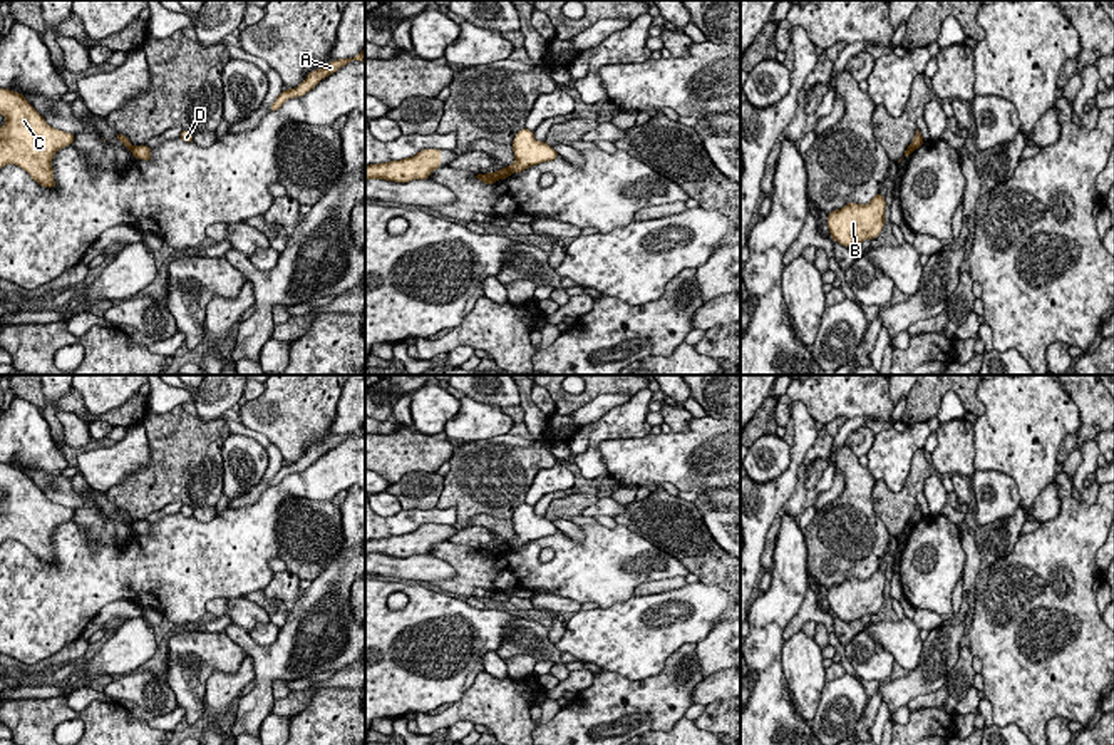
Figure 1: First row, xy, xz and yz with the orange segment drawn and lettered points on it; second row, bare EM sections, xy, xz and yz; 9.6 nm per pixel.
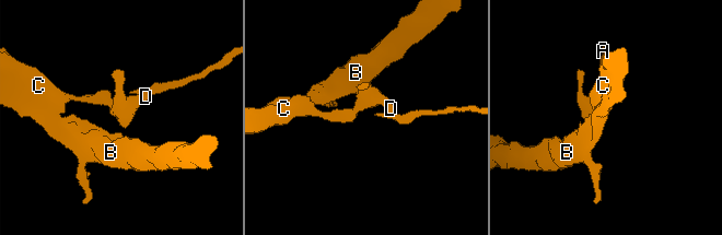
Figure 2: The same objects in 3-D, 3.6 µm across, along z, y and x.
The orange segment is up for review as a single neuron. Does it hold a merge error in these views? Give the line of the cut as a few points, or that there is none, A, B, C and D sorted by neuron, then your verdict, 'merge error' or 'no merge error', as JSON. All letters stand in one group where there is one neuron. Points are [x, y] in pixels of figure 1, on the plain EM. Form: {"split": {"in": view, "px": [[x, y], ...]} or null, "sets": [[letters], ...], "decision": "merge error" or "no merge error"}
{"split": {"in": "xz", "px": [[506, 543], [511, 546]]}, "sets": [["A", "D"], ["B", "C"]], "decision": "merge error"}

